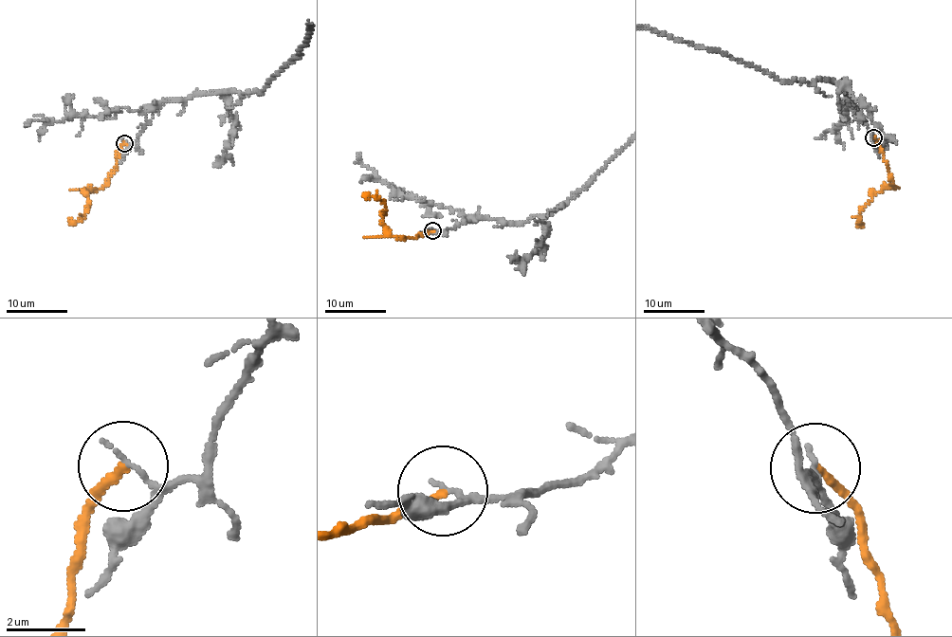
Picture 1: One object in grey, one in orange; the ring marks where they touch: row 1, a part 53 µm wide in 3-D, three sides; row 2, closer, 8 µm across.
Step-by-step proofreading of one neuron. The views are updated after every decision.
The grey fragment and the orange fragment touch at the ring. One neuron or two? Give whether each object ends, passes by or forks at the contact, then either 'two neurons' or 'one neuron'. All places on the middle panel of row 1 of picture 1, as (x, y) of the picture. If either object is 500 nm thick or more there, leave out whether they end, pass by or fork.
grey ends there; orange ends there; two neurons

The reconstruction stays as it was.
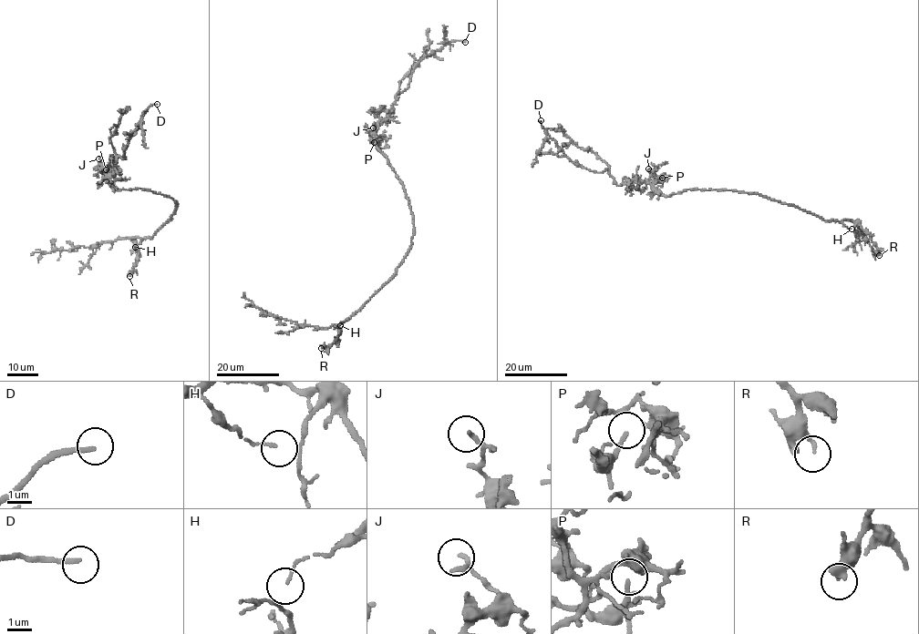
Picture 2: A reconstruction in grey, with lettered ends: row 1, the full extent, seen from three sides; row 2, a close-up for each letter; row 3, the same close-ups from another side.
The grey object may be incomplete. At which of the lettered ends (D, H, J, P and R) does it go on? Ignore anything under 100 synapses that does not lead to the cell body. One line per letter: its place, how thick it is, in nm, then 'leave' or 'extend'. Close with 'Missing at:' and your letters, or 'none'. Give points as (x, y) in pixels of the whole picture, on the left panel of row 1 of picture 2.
D: (157, 104) | 180 nm | extend
H: (135, 247) | 50 nm | leave
J: (98, 158) | 110 nm | leave
P: (106, 169) | 100 nm | leave
R: (129, 276) | 150 nm | leave
Missing at: D

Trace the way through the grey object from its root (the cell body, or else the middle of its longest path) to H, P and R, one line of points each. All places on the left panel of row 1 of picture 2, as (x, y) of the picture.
H: (163, 195), (176, 201), (175, 213), (151, 237), (142, 239), (135, 247)
P: (163, 195), (138, 189), (115, 189), (108, 181), (108, 172), (103, 169), (102, 172), (106, 169)
R: (163, 195), (176, 201), (175, 213), (151, 237), (131, 238), (139, 254), (129, 276)

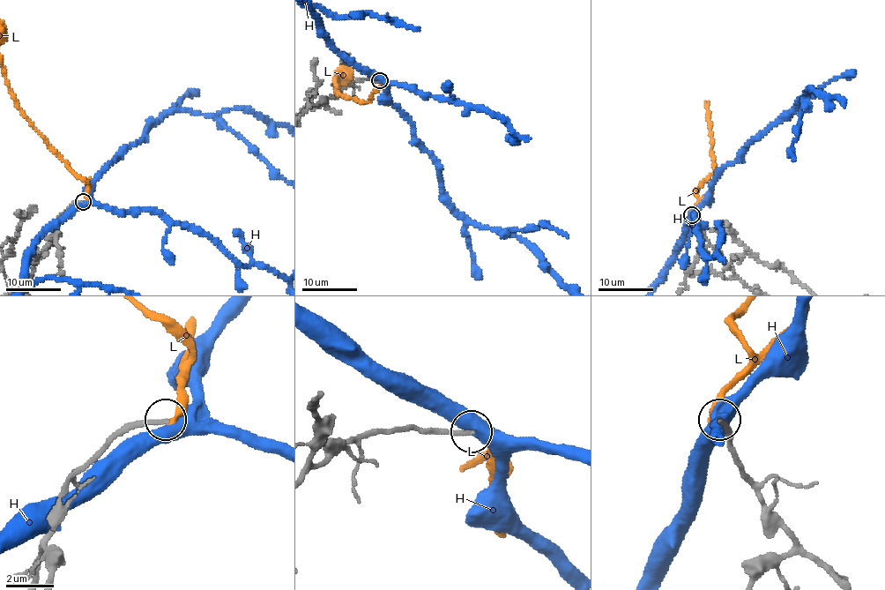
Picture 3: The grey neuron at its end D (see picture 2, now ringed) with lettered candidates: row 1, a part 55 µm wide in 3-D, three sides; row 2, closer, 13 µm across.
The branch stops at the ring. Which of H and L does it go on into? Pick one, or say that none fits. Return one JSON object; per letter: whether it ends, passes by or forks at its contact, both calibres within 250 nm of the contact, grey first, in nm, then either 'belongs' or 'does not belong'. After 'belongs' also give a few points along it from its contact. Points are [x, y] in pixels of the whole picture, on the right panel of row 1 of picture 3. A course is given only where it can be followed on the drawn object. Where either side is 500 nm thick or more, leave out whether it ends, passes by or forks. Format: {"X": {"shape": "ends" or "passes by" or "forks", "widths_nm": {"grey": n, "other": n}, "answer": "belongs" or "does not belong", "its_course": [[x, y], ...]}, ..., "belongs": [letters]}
{"H": {"widths_nm": {"grey": 180, "other": 550}, "answer": "does not belong"}, "L": {"shape": "ends", "widths_nm": {"grey": 180, "other": 280}, "answer": "does not belong"}, "belongs": []}

